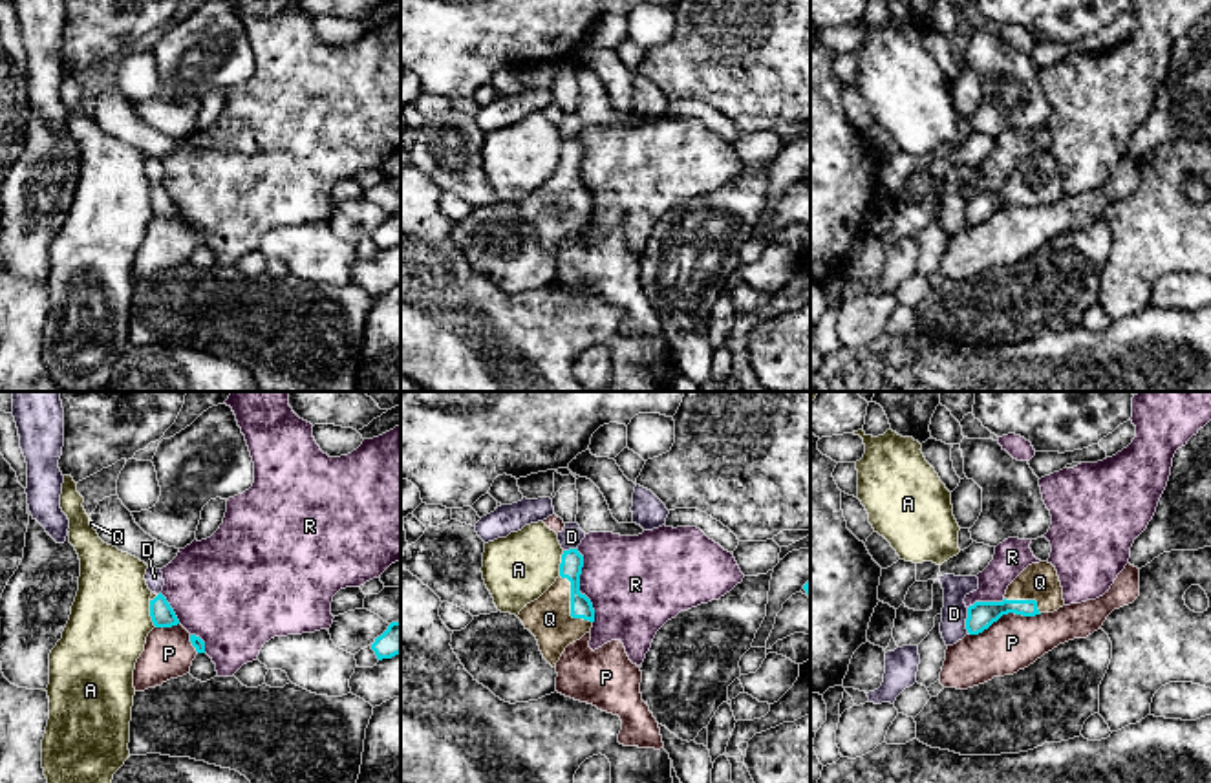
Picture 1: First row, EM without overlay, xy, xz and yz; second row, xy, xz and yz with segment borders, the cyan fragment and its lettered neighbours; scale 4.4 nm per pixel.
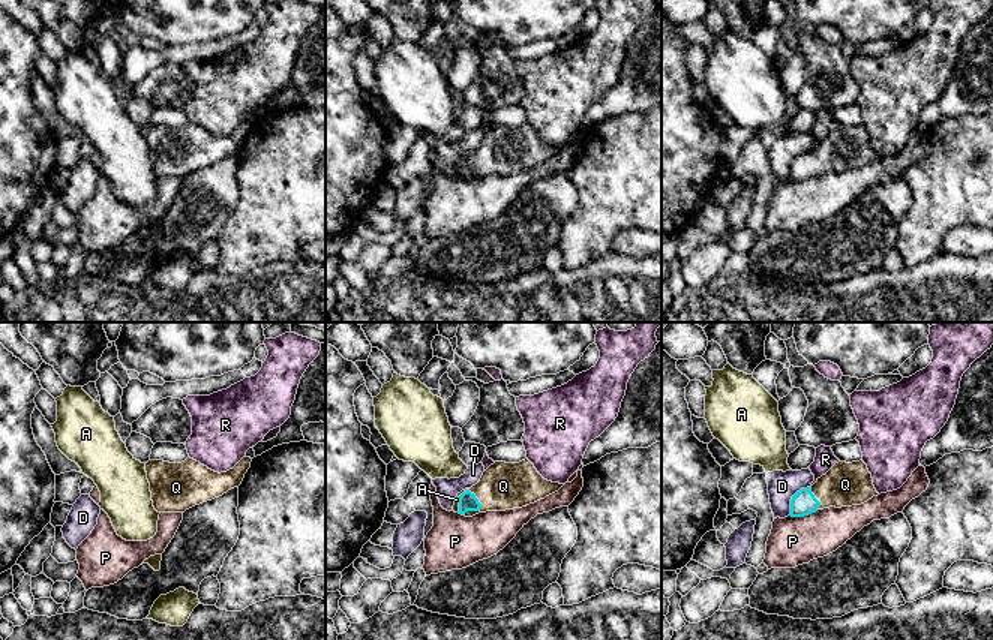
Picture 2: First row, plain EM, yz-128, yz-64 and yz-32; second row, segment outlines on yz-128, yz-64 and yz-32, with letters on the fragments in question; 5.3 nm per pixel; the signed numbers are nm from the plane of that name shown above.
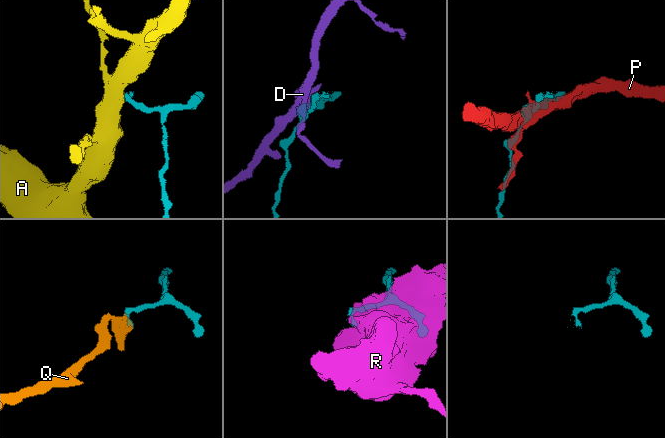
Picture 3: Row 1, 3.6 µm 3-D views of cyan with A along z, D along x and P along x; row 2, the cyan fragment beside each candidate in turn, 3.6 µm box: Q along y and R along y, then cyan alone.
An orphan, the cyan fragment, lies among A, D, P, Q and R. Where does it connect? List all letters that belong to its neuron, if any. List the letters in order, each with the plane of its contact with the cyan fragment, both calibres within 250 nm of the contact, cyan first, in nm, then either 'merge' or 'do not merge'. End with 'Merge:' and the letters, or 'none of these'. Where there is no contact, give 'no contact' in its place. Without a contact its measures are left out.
A: contact in xy; calibres 100 and 360 nm; do not merge
D: contact in yz; calibres 120 and 110 nm; do not merge
P: contact in yz; calibres 120 and 240 nm; do not merge
Q: contact in xz; calibres 100 and 190 nm; merge
R: contact in xz; calibres 100 and 420 nm; do not merge
Merge: Q

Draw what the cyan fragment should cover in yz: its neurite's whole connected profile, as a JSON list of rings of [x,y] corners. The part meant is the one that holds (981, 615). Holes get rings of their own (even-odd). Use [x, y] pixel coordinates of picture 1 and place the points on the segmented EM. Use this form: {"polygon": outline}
{"polygon": [[[1048,562],[1028,565],[1006,589],[1002,602],[975,602],[968,607],[966,629],[979,635],[1002,615],[1035,617],[1065,606],[1057,571]]]}

